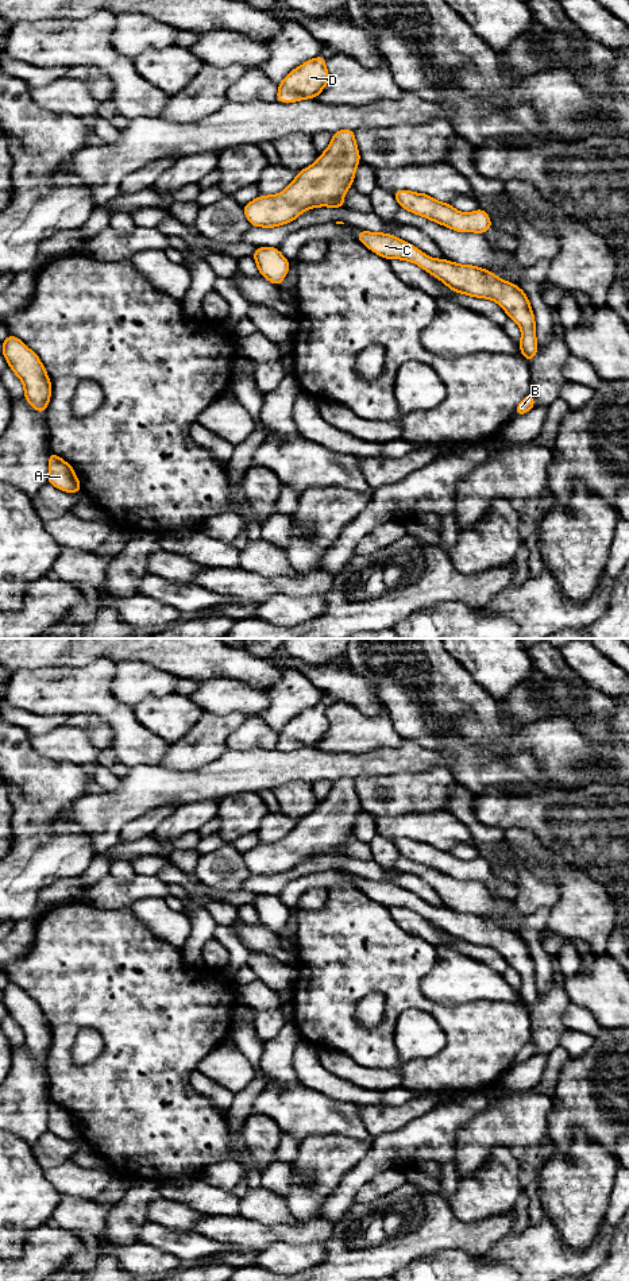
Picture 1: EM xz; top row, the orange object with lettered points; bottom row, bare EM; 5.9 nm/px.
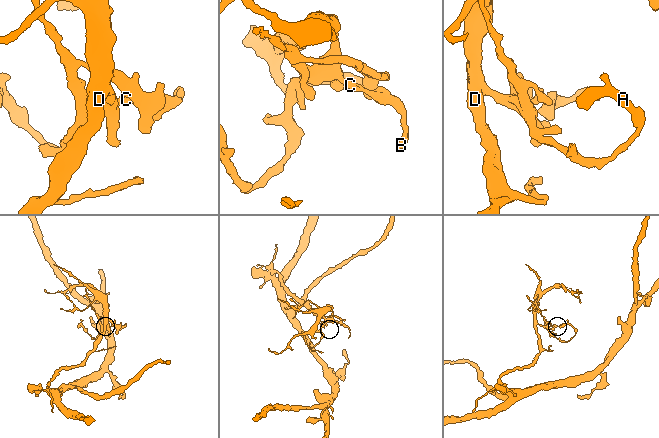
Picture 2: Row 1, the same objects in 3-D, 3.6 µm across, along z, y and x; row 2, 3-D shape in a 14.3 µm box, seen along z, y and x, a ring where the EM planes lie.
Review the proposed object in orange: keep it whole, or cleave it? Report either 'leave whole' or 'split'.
leave whole

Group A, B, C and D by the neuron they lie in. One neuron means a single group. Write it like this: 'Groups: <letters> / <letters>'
Groups: A B C D

